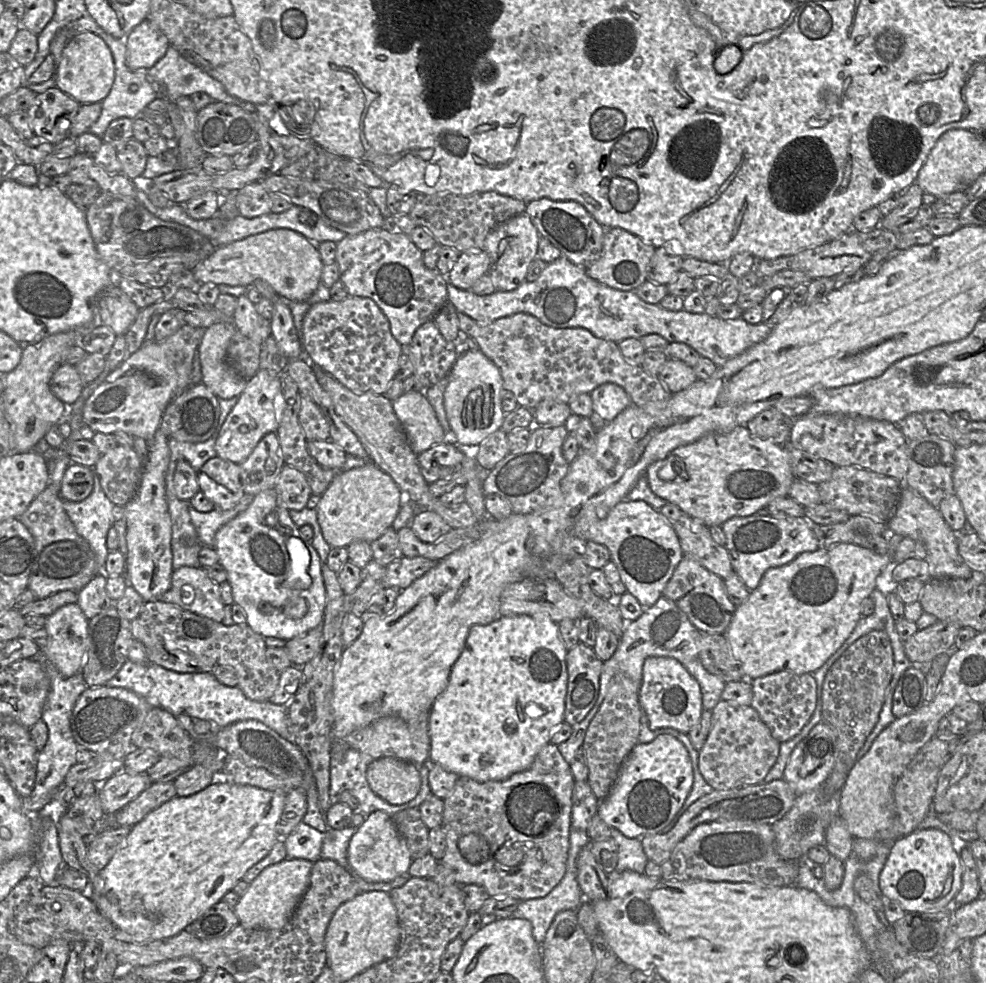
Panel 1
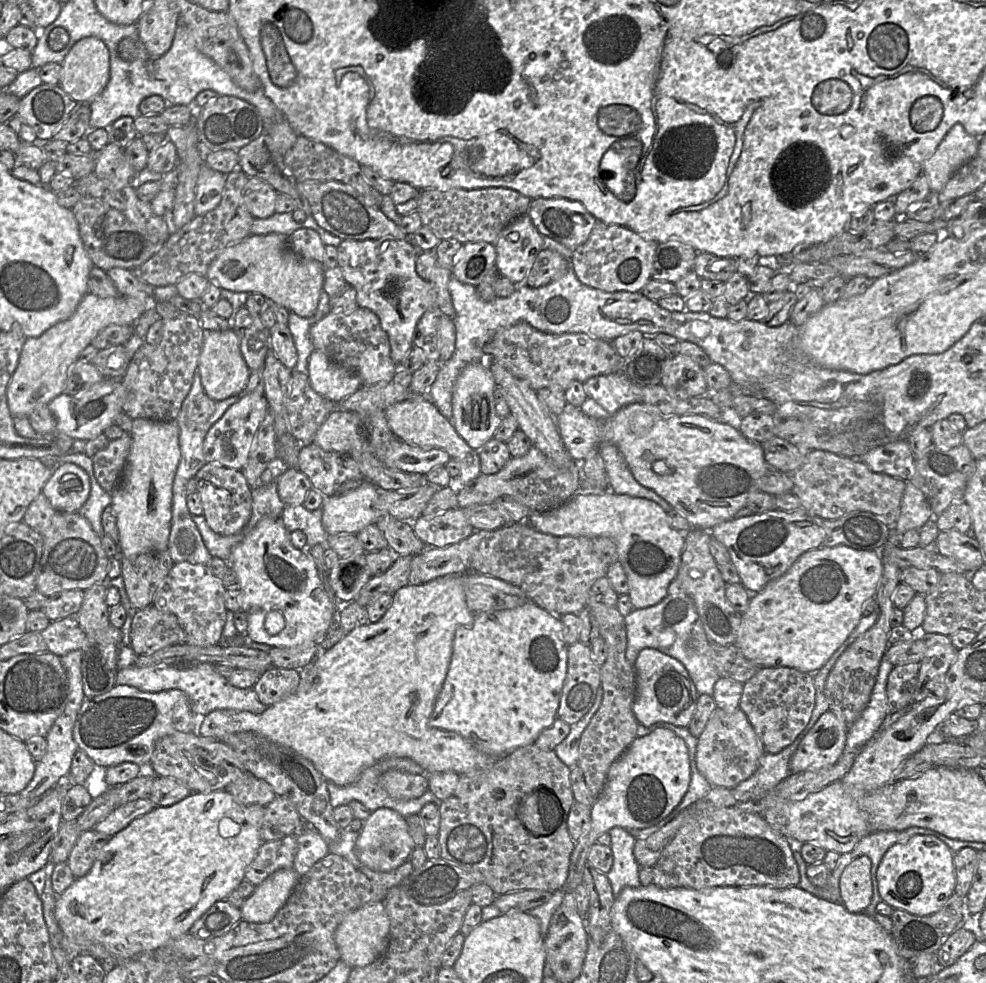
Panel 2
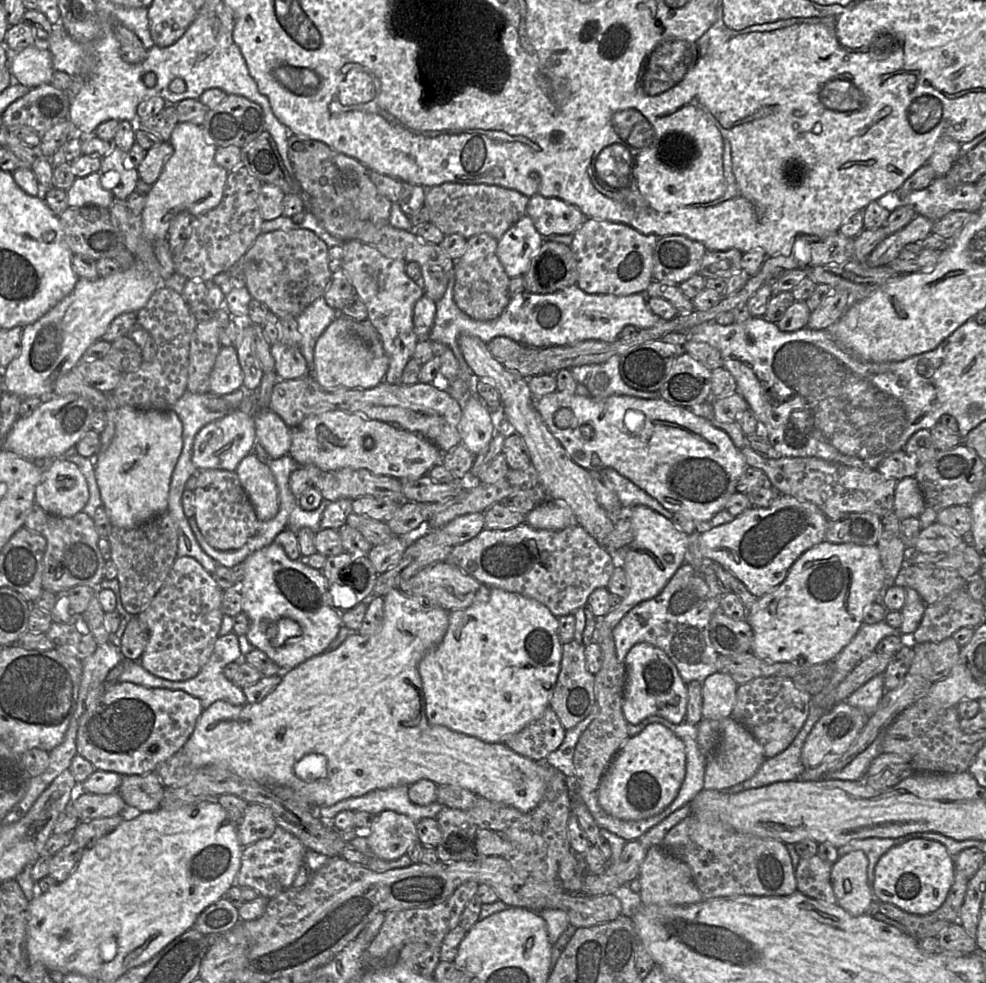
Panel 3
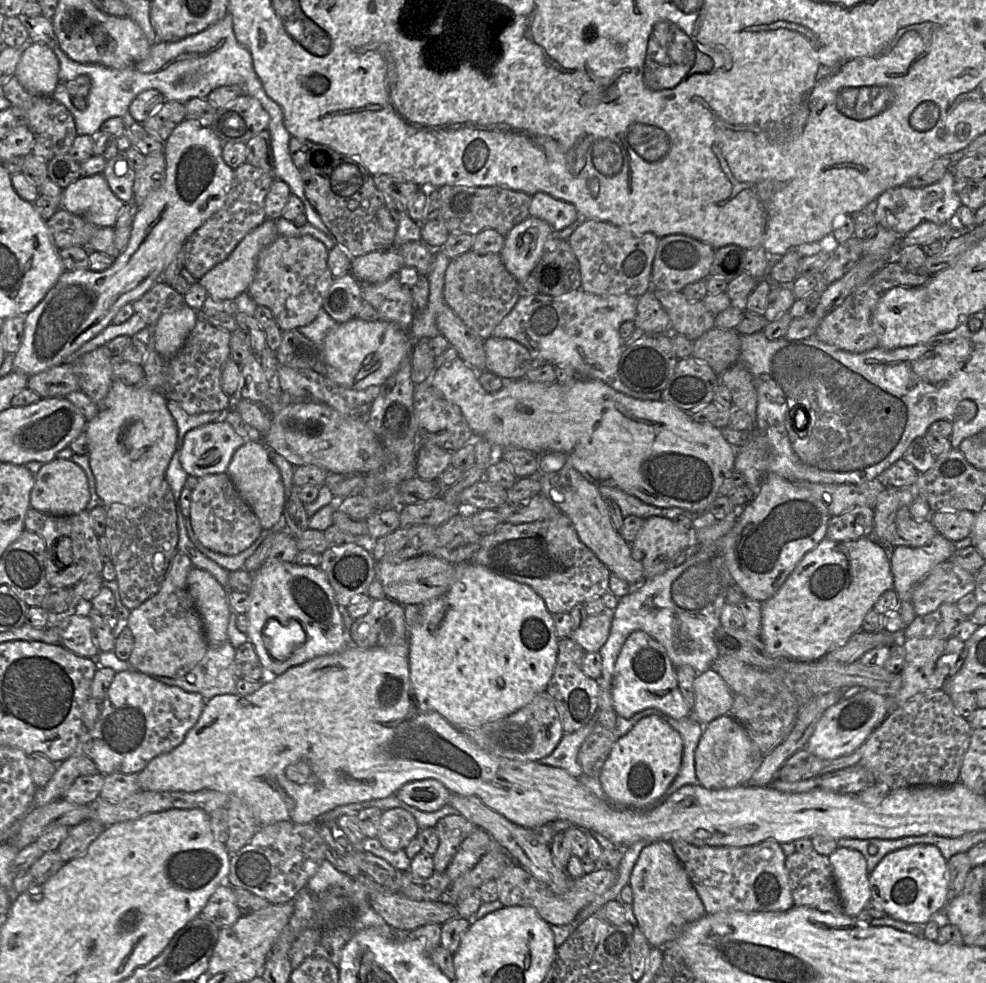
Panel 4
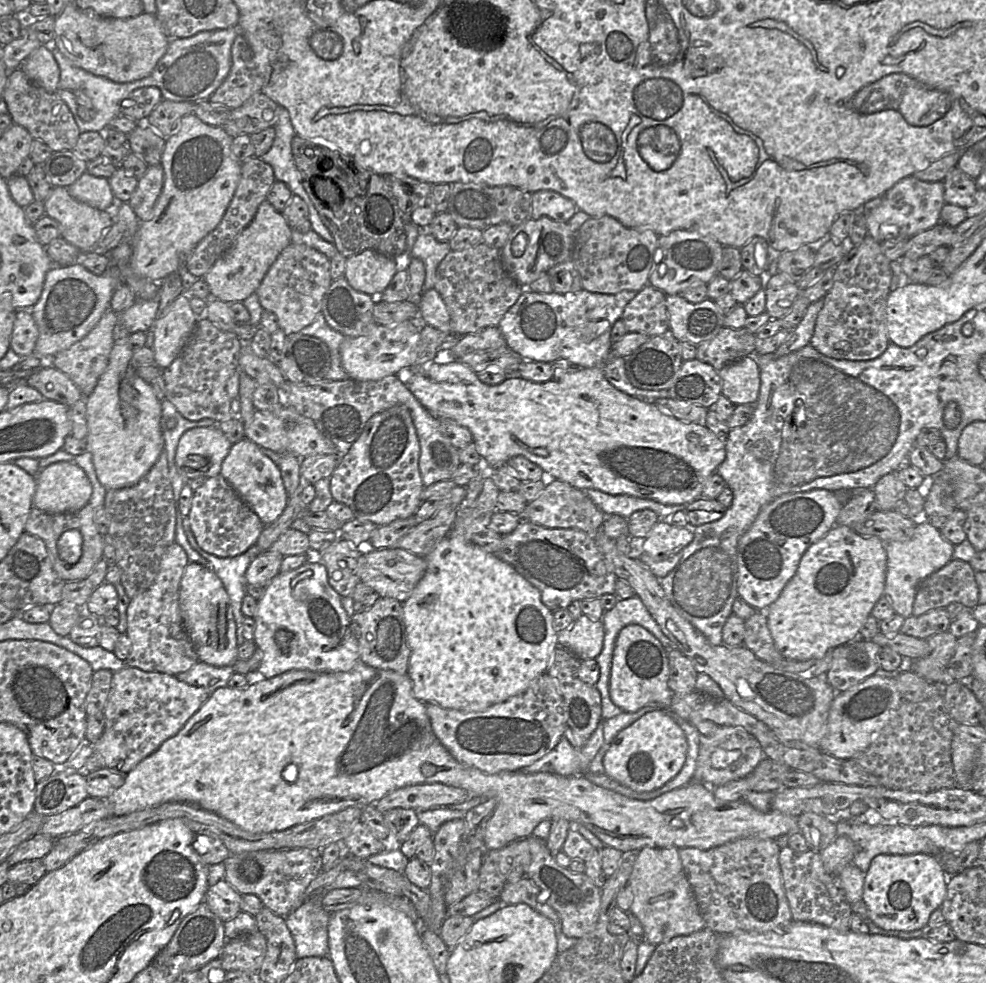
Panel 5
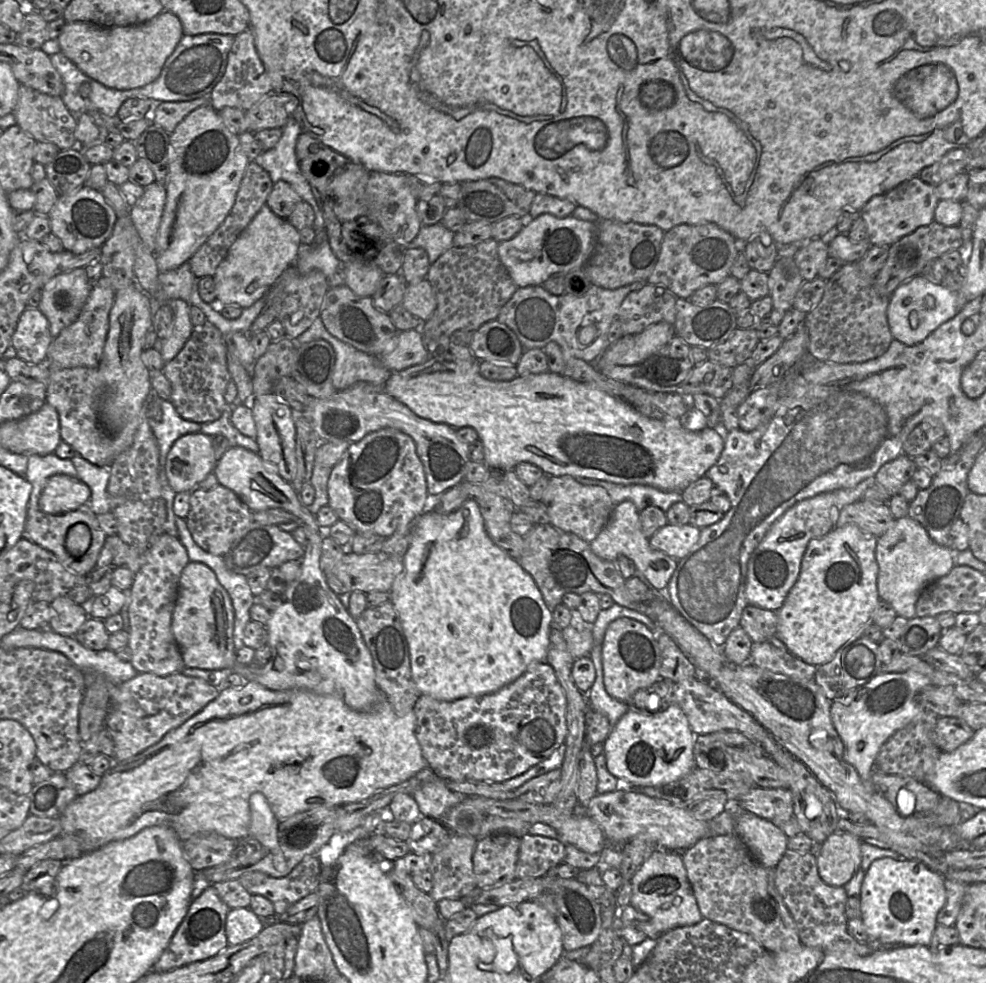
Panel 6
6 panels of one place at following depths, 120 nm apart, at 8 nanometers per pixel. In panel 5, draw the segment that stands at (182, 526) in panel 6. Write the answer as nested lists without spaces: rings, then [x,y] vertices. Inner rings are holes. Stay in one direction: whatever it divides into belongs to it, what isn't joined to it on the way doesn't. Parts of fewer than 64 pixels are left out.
[[[182,517],[182,525],[190,546],[211,564],[214,573],[226,587],[235,620],[236,641],[239,646],[245,642],[242,635],[244,615],[241,611],[242,599],[247,594],[245,573],[250,563],[260,555],[260,550],[254,545],[241,555],[220,558],[200,548],[191,531],[188,517]]]

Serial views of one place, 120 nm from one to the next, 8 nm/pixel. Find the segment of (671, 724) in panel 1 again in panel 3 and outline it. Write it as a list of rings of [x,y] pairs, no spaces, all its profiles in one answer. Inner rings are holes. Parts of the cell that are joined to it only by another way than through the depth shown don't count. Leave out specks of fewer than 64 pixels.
[[[637,643],[629,650],[624,664],[626,684],[622,711],[628,723],[638,724],[649,716],[661,716],[674,724],[686,720],[687,683],[663,650],[649,643]]]

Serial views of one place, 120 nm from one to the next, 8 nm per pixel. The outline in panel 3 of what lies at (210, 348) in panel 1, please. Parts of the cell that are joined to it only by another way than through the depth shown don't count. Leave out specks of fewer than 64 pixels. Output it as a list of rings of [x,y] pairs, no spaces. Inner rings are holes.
[[[222,346],[210,375],[210,393],[216,396],[230,394],[243,387],[243,380],[237,348]]]

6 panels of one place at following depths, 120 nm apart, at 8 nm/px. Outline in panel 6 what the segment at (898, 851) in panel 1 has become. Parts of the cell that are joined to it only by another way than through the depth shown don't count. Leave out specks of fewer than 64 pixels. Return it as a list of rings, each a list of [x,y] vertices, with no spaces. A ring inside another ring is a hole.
[[[881,857],[874,860],[865,871],[859,895],[861,920],[869,940],[880,946],[930,945],[932,933],[937,925],[937,913],[946,900],[944,876],[928,868],[919,860]]]

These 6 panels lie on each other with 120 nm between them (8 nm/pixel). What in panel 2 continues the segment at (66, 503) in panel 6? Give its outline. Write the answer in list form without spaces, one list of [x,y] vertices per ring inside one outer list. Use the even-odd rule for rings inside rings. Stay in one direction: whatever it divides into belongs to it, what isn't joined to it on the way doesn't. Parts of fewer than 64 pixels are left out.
[[[73,463],[57,466],[42,488],[52,507],[61,512],[77,512],[87,501],[90,480],[87,473]]]

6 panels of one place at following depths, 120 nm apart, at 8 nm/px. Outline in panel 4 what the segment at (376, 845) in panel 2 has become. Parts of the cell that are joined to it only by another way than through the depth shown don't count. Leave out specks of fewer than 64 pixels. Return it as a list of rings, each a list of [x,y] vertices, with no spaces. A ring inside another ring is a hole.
[[[403,808],[383,811],[377,839],[390,851],[404,850],[419,833],[414,816]]]

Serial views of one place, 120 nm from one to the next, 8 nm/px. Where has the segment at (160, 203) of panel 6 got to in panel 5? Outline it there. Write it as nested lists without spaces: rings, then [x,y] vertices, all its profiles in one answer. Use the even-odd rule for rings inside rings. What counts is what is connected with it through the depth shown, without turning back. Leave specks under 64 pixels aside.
[[[161,164],[148,166],[145,174],[138,179],[138,186],[128,203],[140,221],[151,219],[151,212],[163,183],[164,172]]]

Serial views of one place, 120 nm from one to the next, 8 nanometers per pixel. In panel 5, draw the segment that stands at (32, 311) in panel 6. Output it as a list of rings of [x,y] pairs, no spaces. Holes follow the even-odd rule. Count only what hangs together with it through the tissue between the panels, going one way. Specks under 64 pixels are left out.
[[[28,309],[16,312],[10,348],[22,358],[34,355],[36,341],[39,336],[37,324]]]

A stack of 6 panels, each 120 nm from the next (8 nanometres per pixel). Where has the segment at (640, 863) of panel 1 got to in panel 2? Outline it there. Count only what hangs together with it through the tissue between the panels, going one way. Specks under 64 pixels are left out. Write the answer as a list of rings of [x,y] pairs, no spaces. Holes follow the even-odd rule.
[[[612,827],[609,830],[611,849],[613,852],[613,866],[606,874],[615,897],[625,887],[640,887],[640,866],[634,857],[636,838],[622,827]]]

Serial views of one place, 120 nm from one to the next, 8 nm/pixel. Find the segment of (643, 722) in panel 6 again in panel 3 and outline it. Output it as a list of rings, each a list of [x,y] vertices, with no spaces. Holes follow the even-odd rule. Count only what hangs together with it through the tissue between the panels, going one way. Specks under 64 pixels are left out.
[[[660,723],[648,724],[640,733],[629,737],[605,770],[597,798],[599,805],[613,817],[640,820],[663,811],[676,798],[686,775],[686,751],[683,741],[668,727]]]

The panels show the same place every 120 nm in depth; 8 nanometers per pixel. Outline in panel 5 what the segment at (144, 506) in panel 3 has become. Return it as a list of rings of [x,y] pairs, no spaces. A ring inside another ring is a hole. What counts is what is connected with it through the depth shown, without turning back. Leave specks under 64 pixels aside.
[[[117,323],[107,368],[99,378],[93,392],[86,397],[88,435],[85,441],[87,450],[93,457],[97,478],[106,490],[135,485],[149,472],[164,449],[164,438],[161,431],[161,401],[155,396],[151,384],[137,375],[138,365],[133,360],[134,351],[129,345],[129,336]]]

